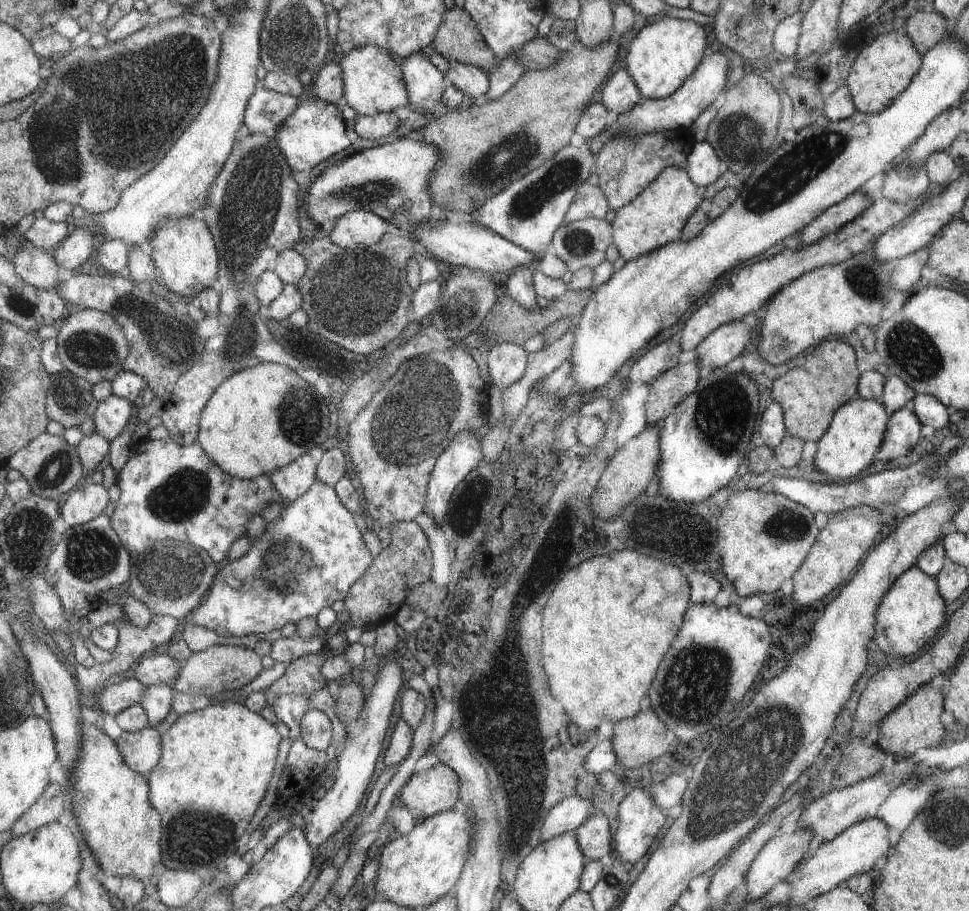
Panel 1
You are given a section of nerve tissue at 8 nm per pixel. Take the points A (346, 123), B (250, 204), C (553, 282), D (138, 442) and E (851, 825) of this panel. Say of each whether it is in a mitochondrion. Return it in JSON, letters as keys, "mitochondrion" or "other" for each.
{"A":"other","B":"mitochondrion","C":"other","D":"other","E":"other"}

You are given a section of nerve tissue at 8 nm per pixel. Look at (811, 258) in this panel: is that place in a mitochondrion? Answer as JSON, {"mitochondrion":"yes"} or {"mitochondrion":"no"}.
{"mitochondrion":"no"}

